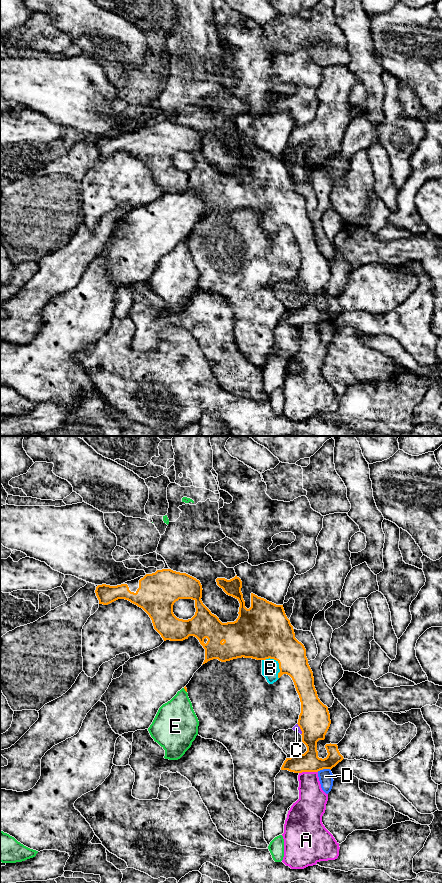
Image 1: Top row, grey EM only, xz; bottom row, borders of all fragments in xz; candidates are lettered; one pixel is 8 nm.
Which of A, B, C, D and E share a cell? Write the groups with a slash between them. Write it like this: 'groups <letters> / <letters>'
groups A / B / C / D / E

